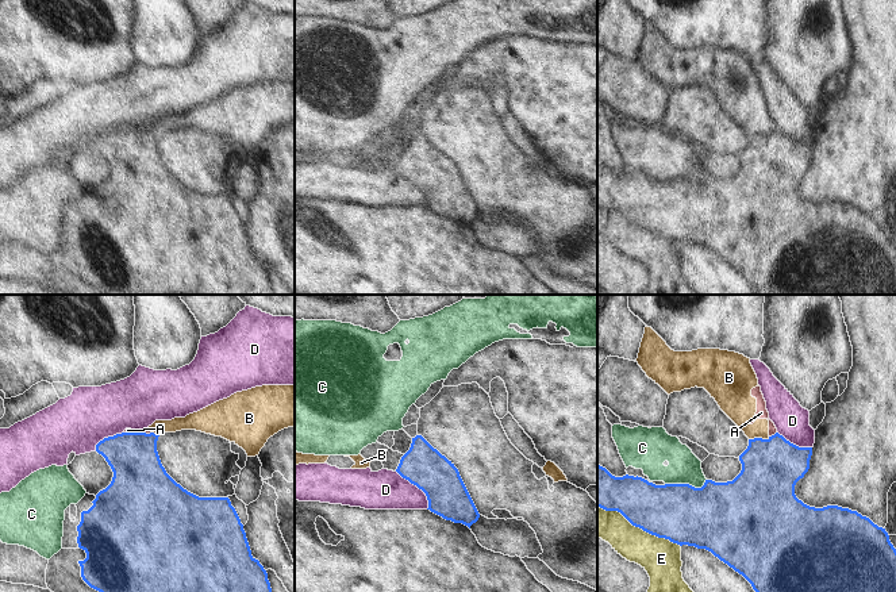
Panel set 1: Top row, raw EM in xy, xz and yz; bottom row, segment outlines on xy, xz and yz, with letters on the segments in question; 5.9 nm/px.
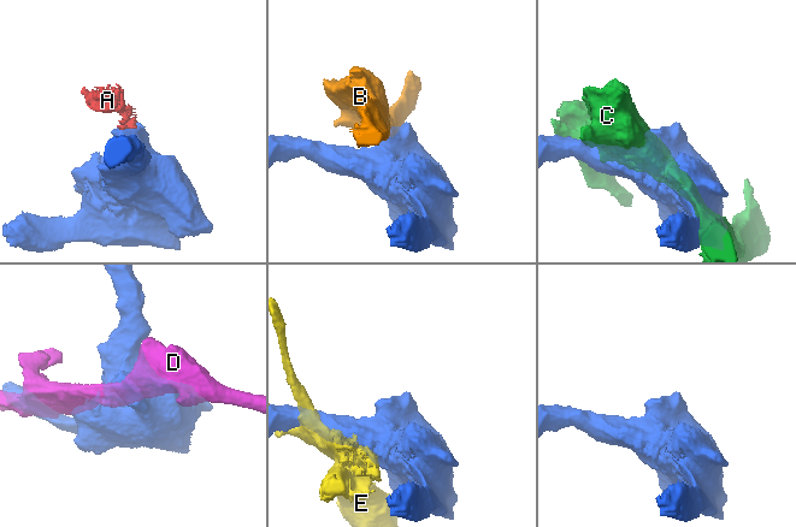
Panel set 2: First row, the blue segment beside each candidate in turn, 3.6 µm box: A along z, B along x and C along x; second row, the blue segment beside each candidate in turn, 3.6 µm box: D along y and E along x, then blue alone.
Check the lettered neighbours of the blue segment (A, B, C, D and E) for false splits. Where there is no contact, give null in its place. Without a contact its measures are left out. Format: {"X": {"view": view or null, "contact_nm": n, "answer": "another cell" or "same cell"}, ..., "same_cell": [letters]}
{"A": {"view": "yz", "contact_nm": 60, "answer": "another cell"}, "B": {"view": "yz", "contact_nm": 130, "answer": "another cell"}, "C": {"view": "yz", "contact_nm": 260, "answer": "another cell"}, "D": {"view": "xz", "contact_nm": 300, "answer": "another cell"}, "E": {"view": "yz", "contact_nm": 550, "answer": "another cell"}, "same_cell": []}

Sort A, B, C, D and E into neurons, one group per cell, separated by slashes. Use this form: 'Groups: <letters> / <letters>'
Groups: A B / C / D / E

